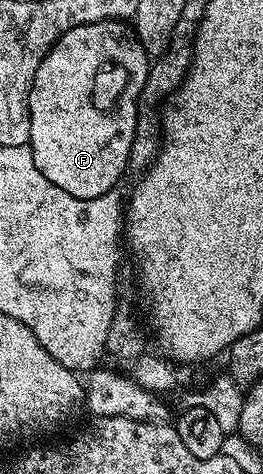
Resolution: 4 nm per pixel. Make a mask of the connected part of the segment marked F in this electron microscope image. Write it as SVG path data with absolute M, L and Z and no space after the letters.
M104 20L103 22L91 22L87 26L75 26L64 32L55 42L55 46L51 46L51 50L43 58L43 62L39 62L39 70L35 70L35 78L29 95L31 130L29 131L28 145L33 152L35 166L39 166L39 174L43 174L43 178L47 178L47 182L59 186L59 190L67 190L67 194L71 194L71 198L79 198L80 200L110 195L109 191L116 186L117 179L121 175L126 175L129 166L129 151L131 150L131 142L135 138L137 103L139 102L139 94L147 82L150 63L150 56L137 40L134 29L128 23L119 20Z

